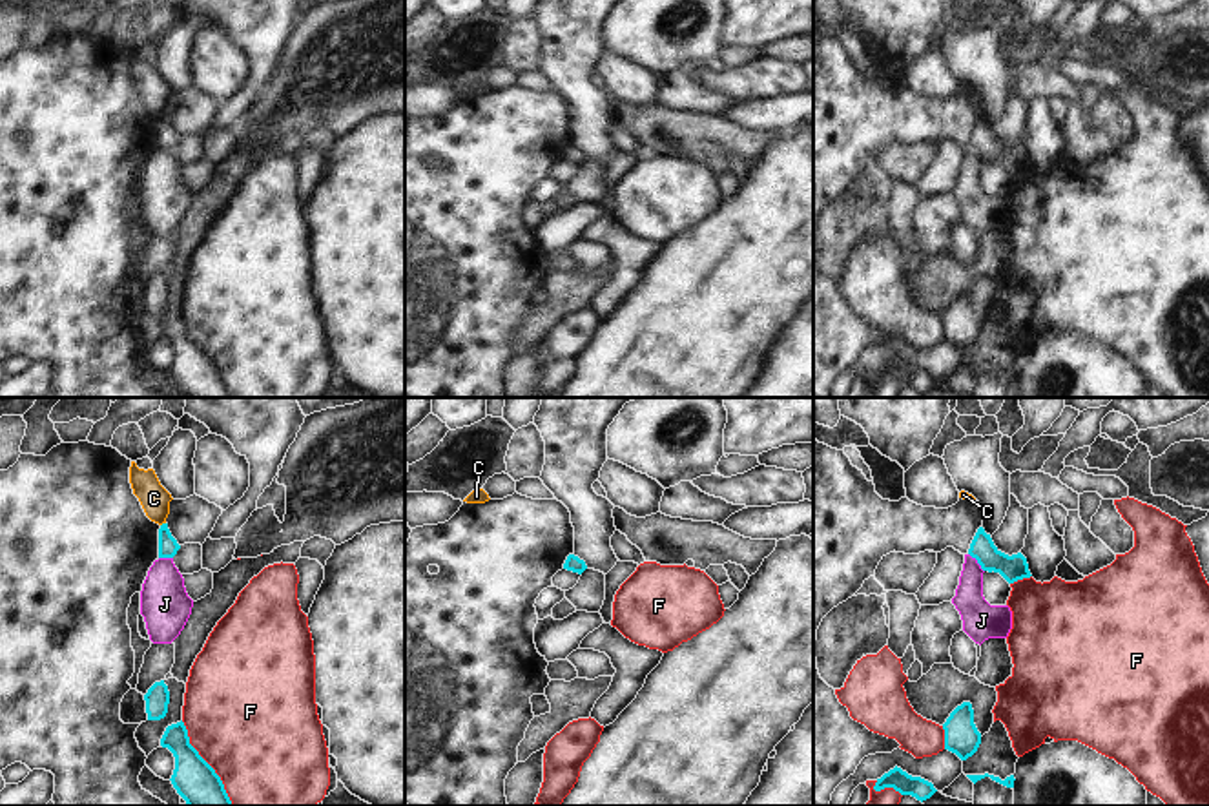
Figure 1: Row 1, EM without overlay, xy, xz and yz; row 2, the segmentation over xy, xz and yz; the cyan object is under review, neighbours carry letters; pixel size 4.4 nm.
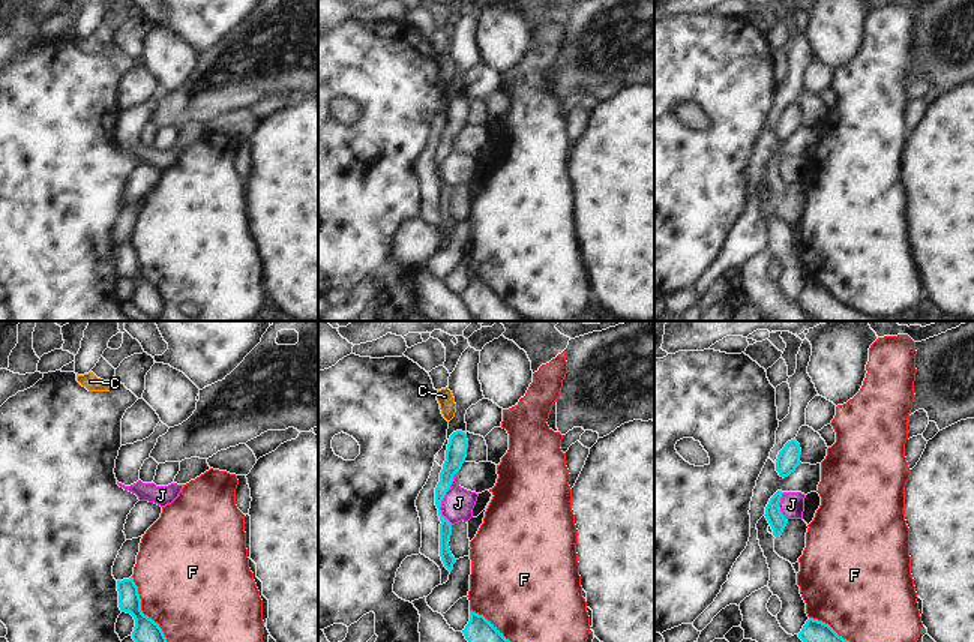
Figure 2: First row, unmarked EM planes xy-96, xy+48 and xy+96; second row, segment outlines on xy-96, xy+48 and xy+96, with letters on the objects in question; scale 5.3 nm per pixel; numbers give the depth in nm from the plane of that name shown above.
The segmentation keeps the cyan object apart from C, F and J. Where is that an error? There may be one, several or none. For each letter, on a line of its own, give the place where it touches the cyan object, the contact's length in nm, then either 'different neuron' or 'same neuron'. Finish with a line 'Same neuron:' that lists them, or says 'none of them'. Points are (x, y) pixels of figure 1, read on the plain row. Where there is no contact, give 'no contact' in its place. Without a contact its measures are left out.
C: xy (163, 115) | 30 nm | different neuron
F: xy (206, 354) | 440 nm | different neuron
J: yz (978, 154) | 110 nm | different neuron
Same neuron: none of them

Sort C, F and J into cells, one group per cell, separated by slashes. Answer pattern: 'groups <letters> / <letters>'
groups C / F / J

